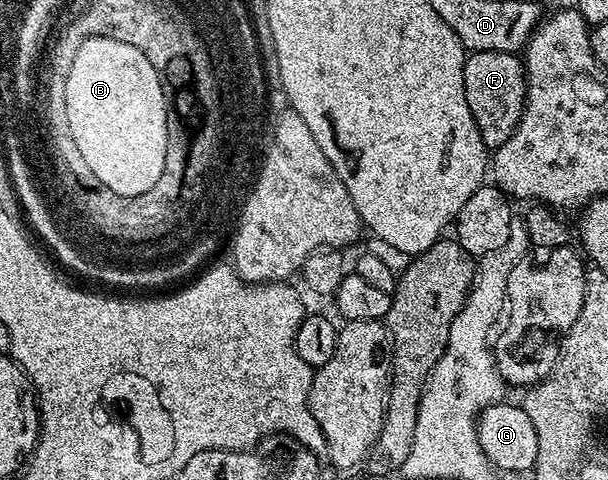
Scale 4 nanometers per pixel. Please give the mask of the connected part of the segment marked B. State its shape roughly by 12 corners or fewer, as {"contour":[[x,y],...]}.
{"contour":[[86,39],[62,83],[69,129],[104,188],[165,168],[169,102],[140,49]]}

